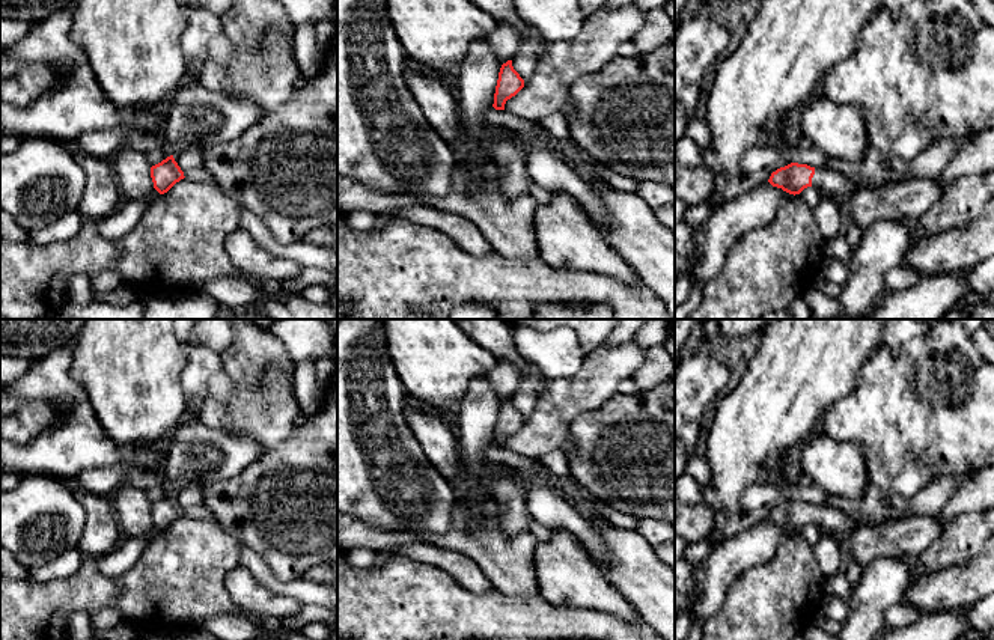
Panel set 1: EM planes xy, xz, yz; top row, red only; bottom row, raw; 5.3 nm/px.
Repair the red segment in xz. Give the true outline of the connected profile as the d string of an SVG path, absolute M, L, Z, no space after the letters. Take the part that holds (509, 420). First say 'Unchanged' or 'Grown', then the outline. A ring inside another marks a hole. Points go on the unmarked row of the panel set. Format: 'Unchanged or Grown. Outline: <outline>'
Unchanged. Outline: M508 398L499 410L492 444L495 447L505 447L506 438L515 434L523 425L524 417L514 407L512 398Z

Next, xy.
Unchanged. Outline: M170 492L161 500L151 504L151 515L154 520L154 526L160 532L164 532L185 514L178 500L175 498L173 492Z

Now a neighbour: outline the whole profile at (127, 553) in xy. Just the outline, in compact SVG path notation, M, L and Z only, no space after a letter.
M155 526L142 538L122 538L119 545L108 554L99 557L98 568L107 577L119 577L136 565L145 548L163 532Z

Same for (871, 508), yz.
M869 482L858 500L828 494L824 506L842 510L855 523L866 521L883 524L905 518L902 512L886 503L889 495L889 492Z

